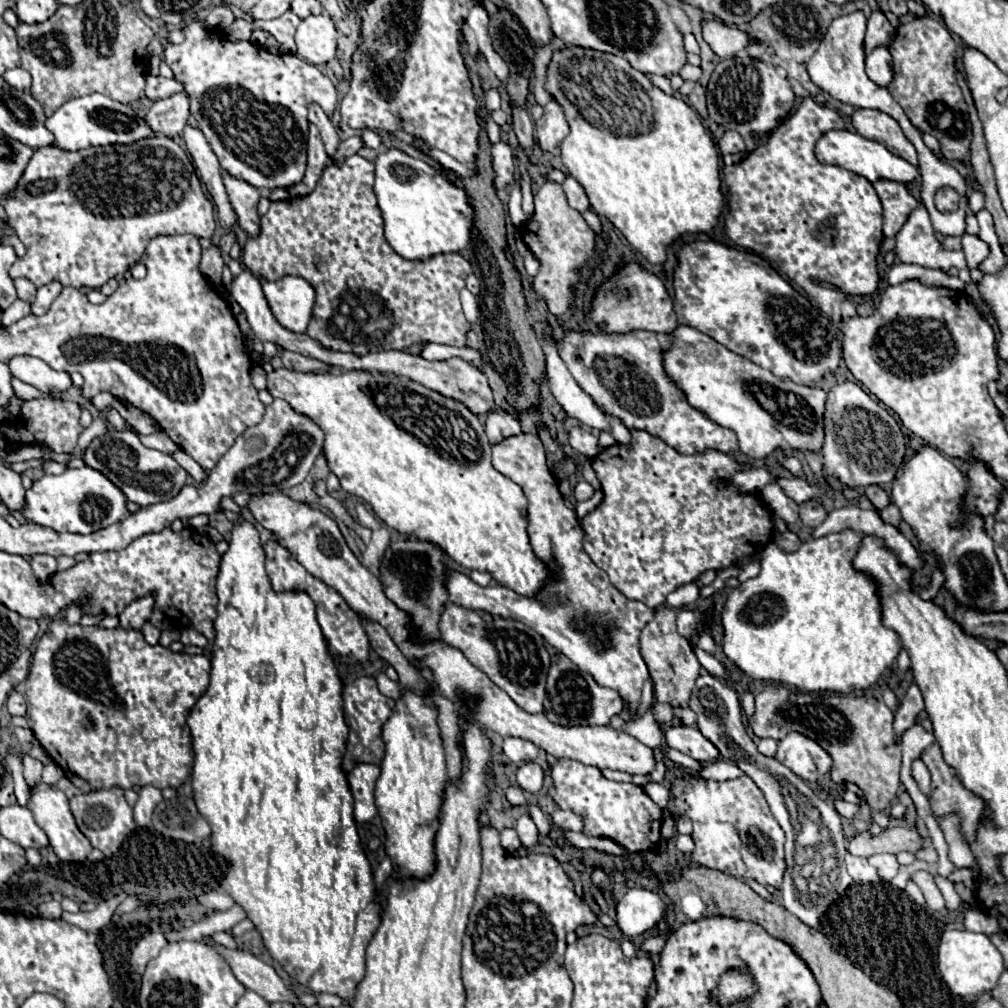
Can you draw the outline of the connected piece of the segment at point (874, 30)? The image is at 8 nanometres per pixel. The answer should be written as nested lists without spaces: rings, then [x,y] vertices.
[[[878,10],[872,12],[868,18],[868,30],[866,30],[866,40],[864,40],[864,50],[870,54],[878,46],[890,46],[894,38],[894,28],[888,22],[888,18]]]

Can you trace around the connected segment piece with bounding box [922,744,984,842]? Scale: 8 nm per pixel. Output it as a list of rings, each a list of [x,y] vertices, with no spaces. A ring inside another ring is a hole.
[[[936,744],[922,752],[922,762],[932,774],[934,794],[930,798],[930,804],[934,814],[942,816],[948,812],[960,812],[964,840],[972,842],[976,820],[984,816],[984,804],[980,804],[980,800],[976,800],[976,796],[972,796],[972,792],[968,792],[960,780],[956,780],[956,774],[952,768],[948,768],[948,764],[944,764],[944,758],[940,756],[940,748],[936,748]]]

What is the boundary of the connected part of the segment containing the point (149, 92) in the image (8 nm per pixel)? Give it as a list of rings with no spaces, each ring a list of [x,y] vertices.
[[[146,76],[146,96],[150,100],[160,100],[160,98],[168,98],[174,92],[180,92],[182,84],[176,80],[168,80],[164,76]]]

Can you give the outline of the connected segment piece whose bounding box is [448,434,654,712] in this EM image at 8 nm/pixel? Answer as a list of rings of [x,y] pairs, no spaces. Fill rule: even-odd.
[[[518,434],[518,436],[510,436],[508,440],[502,440],[498,446],[502,446],[502,444],[512,444],[512,448],[504,448],[504,450],[494,448],[492,464],[498,472],[502,472],[512,482],[516,482],[522,488],[524,496],[528,498],[528,536],[530,536],[530,544],[532,544],[536,558],[542,560],[550,570],[548,580],[534,596],[528,598],[528,596],[516,594],[514,590],[510,590],[506,586],[486,586],[484,588],[484,586],[478,586],[476,582],[472,582],[464,574],[450,572],[448,574],[450,602],[456,606],[462,606],[462,608],[468,608],[468,610],[484,610],[492,616],[496,614],[502,618],[512,618],[512,620],[518,620],[518,622],[530,626],[532,630],[540,632],[548,644],[552,644],[558,652],[568,656],[578,668],[584,668],[586,672],[590,672],[600,686],[616,688],[620,692],[620,696],[624,696],[624,700],[628,700],[626,712],[632,712],[638,706],[642,684],[648,678],[648,668],[646,668],[646,664],[640,656],[640,650],[638,650],[638,636],[640,636],[640,630],[652,620],[654,610],[648,608],[644,602],[626,598],[618,588],[614,588],[614,584],[608,580],[608,574],[602,568],[598,568],[590,560],[590,556],[584,552],[584,530],[580,528],[576,512],[564,506],[564,498],[558,490],[558,482],[554,480],[554,476],[546,464],[546,452],[544,452],[540,438],[534,434]],[[590,622],[596,628],[586,628],[586,624],[590,624]],[[608,624],[612,624],[612,632],[604,632],[604,628],[608,628]],[[600,636],[608,636],[608,644],[600,644]]]

